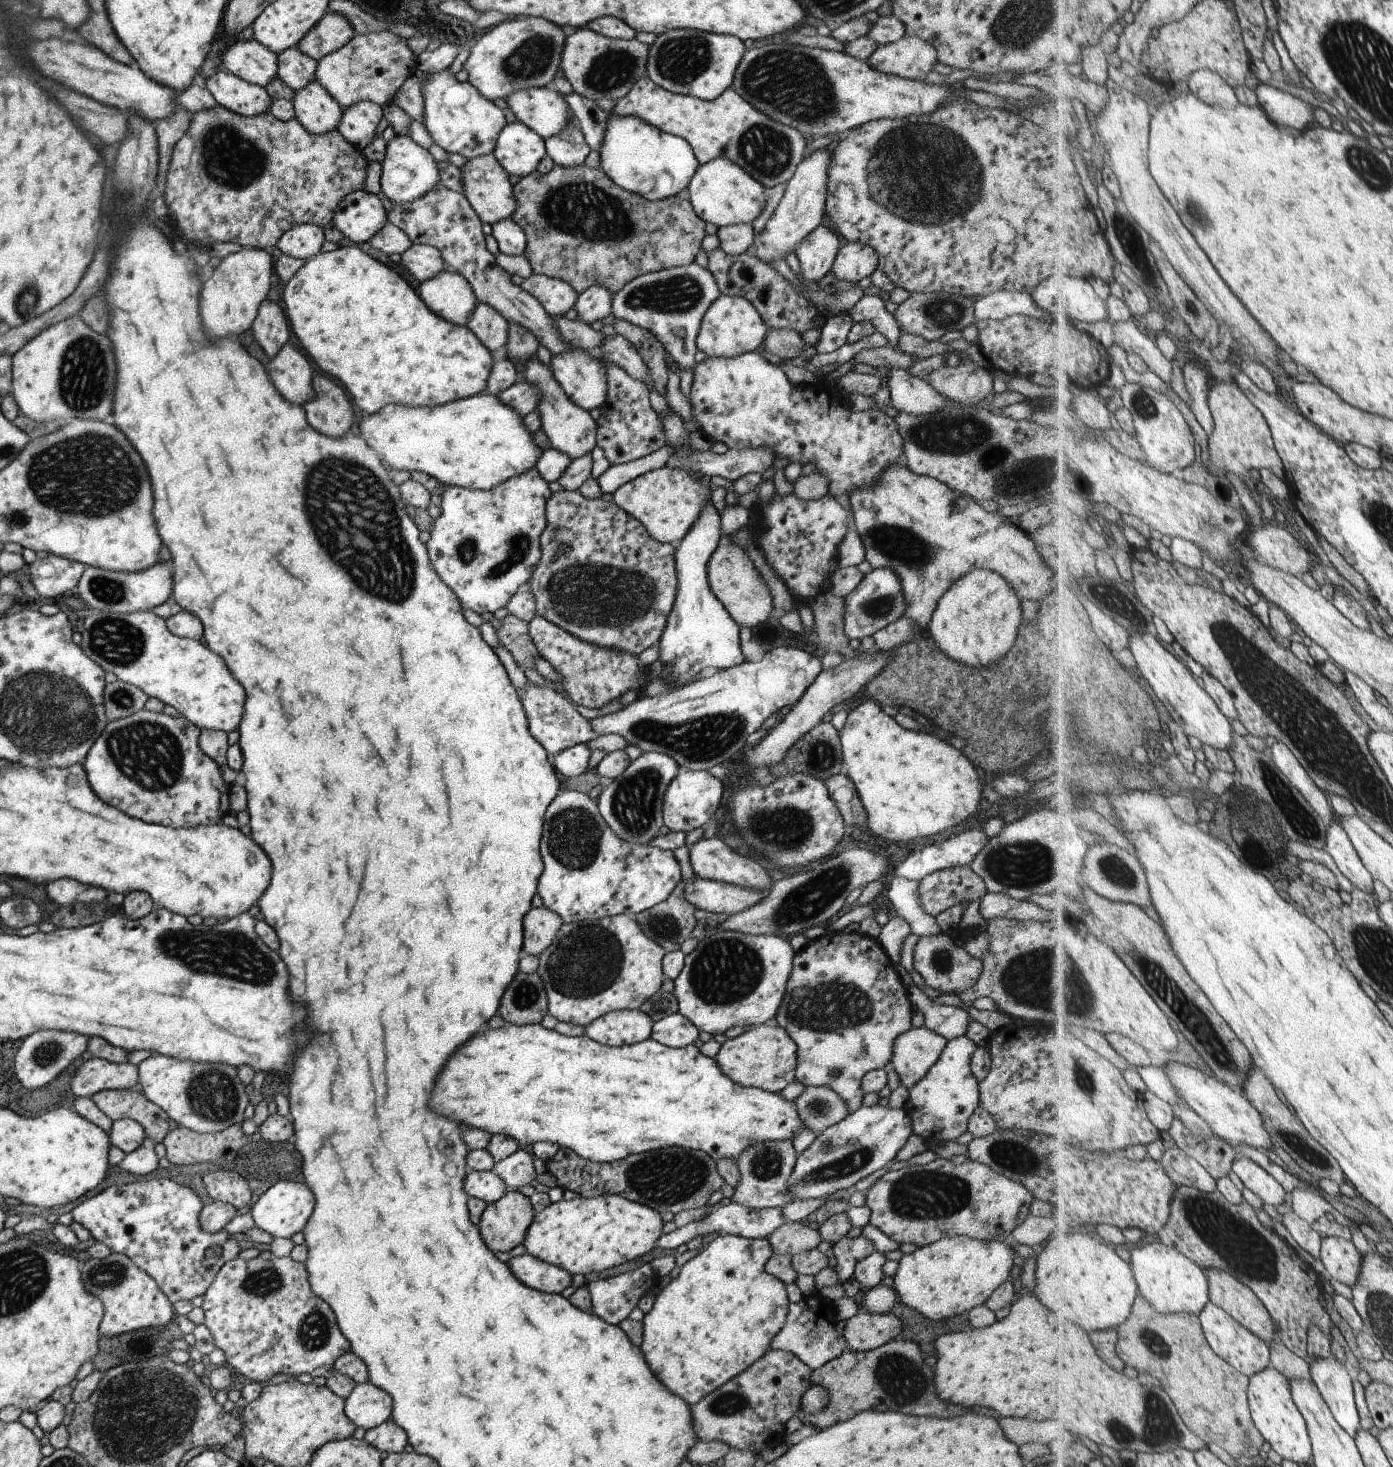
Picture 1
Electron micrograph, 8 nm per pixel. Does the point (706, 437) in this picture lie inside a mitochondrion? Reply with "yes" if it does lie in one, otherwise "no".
no

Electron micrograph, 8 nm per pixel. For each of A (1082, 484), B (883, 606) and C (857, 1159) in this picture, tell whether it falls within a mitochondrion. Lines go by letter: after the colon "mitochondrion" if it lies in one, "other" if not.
A: other
B: mitochondrion
C: mitochondrion

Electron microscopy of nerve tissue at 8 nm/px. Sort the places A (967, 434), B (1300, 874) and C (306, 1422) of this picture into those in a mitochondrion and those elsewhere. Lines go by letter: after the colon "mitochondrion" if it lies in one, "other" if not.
A: mitochondrion
B: other
C: other

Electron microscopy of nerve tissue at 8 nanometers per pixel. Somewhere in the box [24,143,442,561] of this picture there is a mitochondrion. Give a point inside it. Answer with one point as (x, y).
(84, 376)

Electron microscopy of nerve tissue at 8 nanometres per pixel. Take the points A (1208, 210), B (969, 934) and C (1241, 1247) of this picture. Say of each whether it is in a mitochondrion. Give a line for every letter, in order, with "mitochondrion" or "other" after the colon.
A: mitochondrion
B: other
C: mitochondrion

